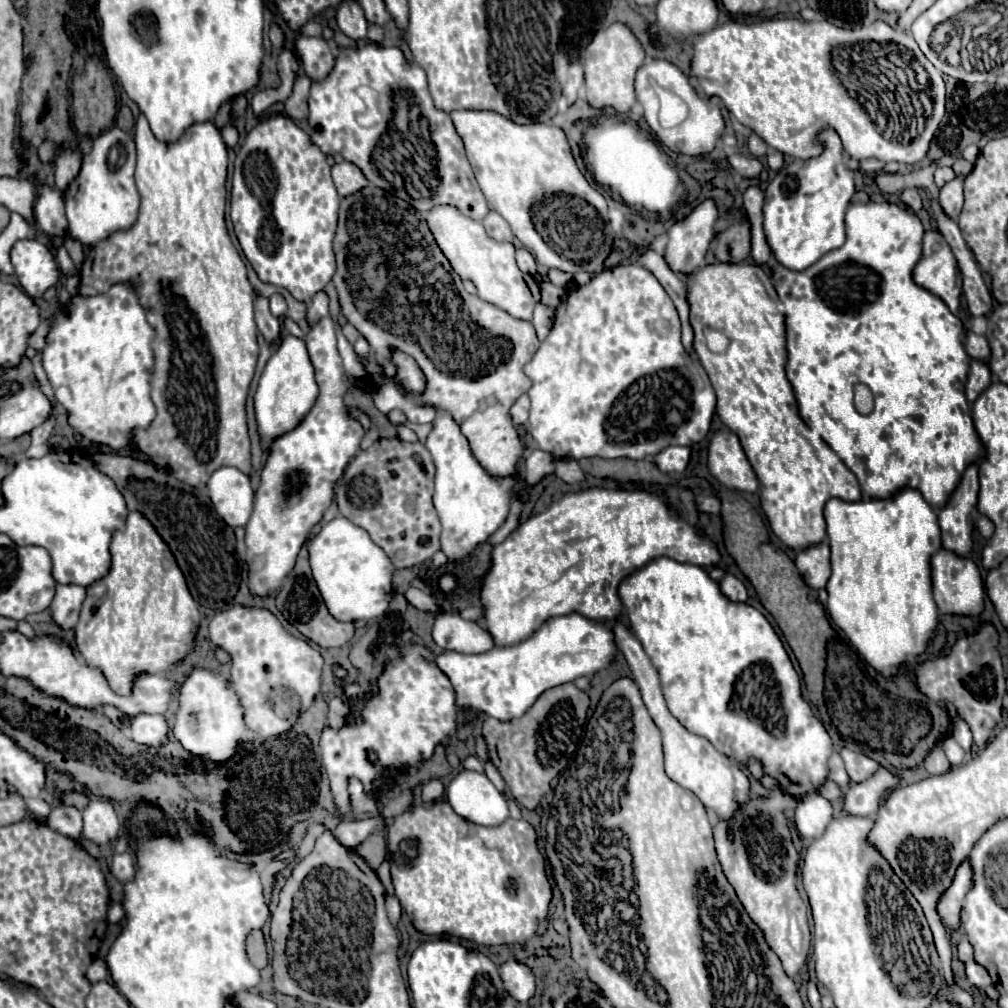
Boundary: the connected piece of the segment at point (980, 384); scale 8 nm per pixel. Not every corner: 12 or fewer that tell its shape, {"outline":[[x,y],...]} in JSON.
{"outline":[[971,361],[965,397],[973,403],[991,383],[991,371]]}

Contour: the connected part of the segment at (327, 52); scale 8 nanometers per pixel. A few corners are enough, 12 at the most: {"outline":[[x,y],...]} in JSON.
{"outline":[[299,33],[295,53],[307,77],[321,81],[335,55],[321,37]]}

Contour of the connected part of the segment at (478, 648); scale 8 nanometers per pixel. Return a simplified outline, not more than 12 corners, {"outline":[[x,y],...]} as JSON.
{"outline":[[437,615],[433,641],[441,649],[485,653],[491,635],[459,615]]}

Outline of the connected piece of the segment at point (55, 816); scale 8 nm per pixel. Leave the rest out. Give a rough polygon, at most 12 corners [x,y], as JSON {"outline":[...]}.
{"outline":[[59,805],[47,825],[73,839],[83,829],[81,811]]}

